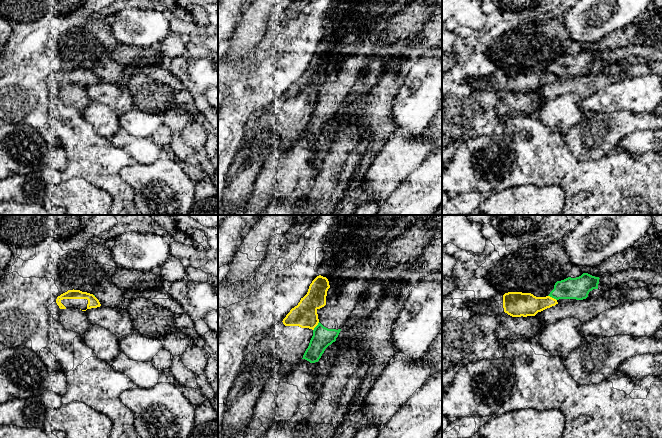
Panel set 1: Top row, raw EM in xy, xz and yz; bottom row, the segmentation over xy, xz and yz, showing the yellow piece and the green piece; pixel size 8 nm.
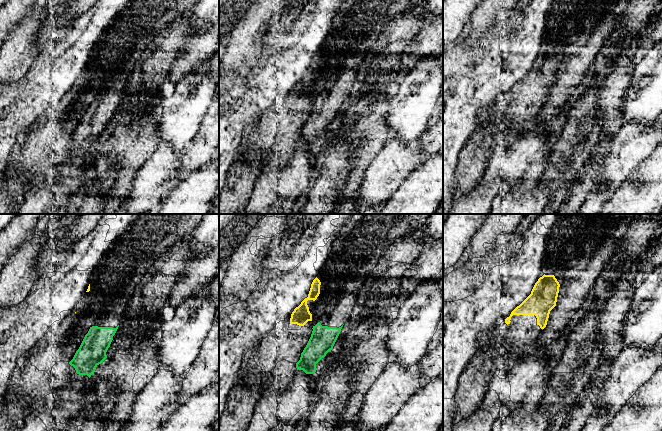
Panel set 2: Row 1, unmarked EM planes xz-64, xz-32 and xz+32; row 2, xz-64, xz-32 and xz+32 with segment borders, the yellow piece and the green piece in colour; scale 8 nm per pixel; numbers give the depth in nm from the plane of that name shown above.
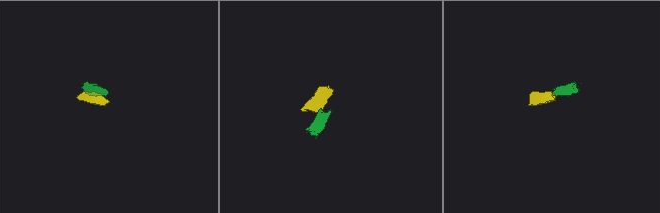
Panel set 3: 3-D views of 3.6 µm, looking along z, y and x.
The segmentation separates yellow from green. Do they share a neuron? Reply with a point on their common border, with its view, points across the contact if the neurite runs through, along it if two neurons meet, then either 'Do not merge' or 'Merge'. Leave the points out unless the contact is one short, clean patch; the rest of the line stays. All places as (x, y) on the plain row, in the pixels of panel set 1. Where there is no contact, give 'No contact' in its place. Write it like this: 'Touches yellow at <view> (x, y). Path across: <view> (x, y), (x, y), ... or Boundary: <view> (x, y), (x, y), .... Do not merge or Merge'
Touches yellow at yz (551, 73). Boundary: yz (548, 71), (556, 76). Do not merge

